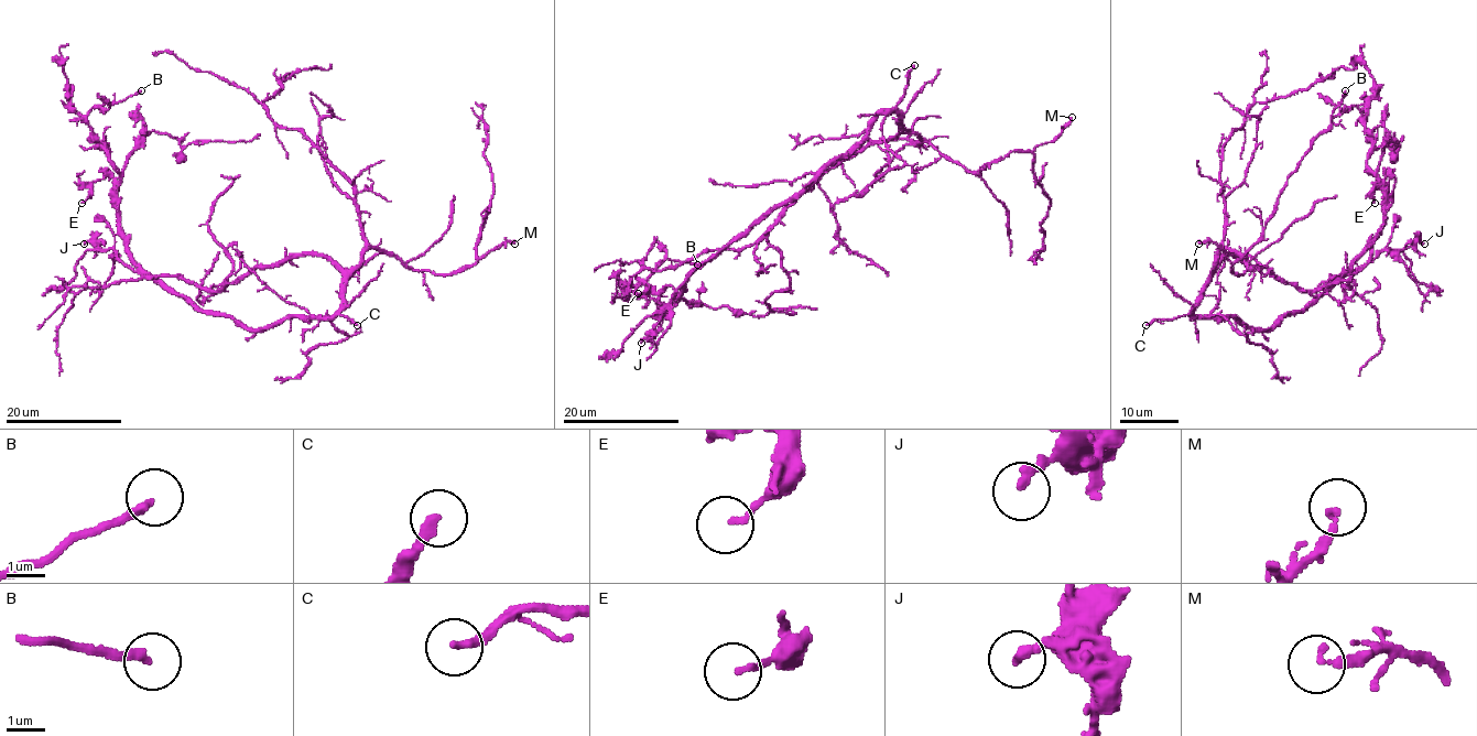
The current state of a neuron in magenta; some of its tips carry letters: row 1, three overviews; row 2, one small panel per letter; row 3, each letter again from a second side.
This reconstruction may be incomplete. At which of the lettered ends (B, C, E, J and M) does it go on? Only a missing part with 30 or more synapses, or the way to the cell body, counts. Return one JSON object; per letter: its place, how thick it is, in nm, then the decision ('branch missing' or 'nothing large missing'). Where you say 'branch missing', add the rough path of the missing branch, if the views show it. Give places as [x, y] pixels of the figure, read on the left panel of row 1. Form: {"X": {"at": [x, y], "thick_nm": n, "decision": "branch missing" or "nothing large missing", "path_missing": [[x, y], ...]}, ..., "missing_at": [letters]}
{"B": {"at": [141, 90], "thick_nm": 220, "decision": "nothing large missing"}, "C": {"at": [357, 325], "thick_nm": 240, "decision": "branch missing"}, "E": {"at": [82, 203], "thick_nm": 150, "decision": "nothing large missing"}, "J": {"at": [84, 244], "thick_nm": 280, "decision": "nothing large missing"}, "M": {"at": [514, 244], "thick_nm": 240, "decision": "nothing large missing"}, "missing_at": ["C"]}

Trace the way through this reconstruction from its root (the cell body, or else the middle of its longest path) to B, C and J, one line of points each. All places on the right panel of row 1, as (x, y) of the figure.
B: (1213, 317), (1270, 328), (1299, 313), (1383, 223), (1372, 142), (1363, 114), (1339, 106), (1345, 90)
C: (1213, 317), (1186, 314), (1175, 318), (1153, 318), (1146, 325)
J: (1213, 317), (1234, 317), (1252, 327), (1270, 328), (1381, 251), (1424, 244)

